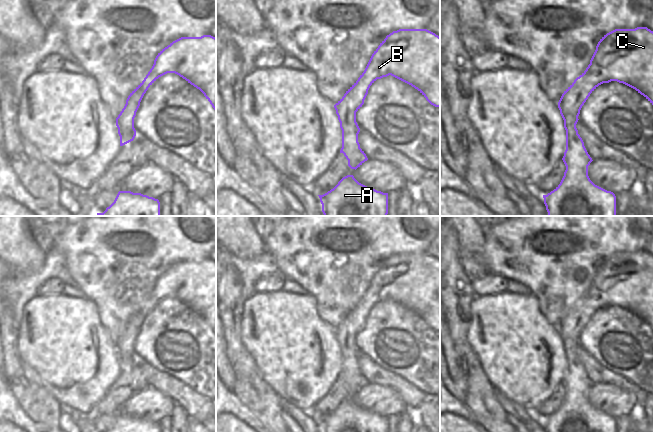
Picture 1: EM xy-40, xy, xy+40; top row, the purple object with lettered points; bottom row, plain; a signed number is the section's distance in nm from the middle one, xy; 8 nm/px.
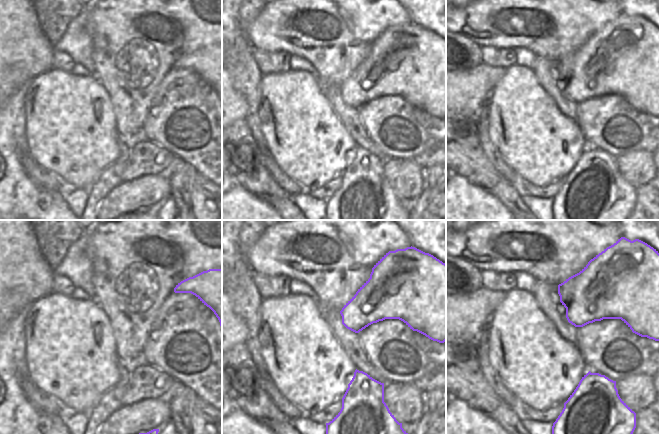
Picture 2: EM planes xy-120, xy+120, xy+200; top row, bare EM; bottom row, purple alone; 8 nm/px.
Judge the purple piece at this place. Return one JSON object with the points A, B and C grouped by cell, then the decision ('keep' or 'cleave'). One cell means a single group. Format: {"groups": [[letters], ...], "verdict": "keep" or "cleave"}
{"groups": [["A", "B", "C"]], "verdict": "keep"}

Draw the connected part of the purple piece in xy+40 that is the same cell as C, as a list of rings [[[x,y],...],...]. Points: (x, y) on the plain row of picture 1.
[[[637,251],[615,253],[604,259],[586,294],[562,318],[558,332],[566,354],[566,374],[562,382],[566,394],[560,408],[547,419],[543,419],[546,432],[616,432],[615,418],[590,404],[588,390],[593,384],[576,352],[580,334],[590,318],[599,309],[611,305],[635,313],[653,329],[653,255],[647,251]]]

